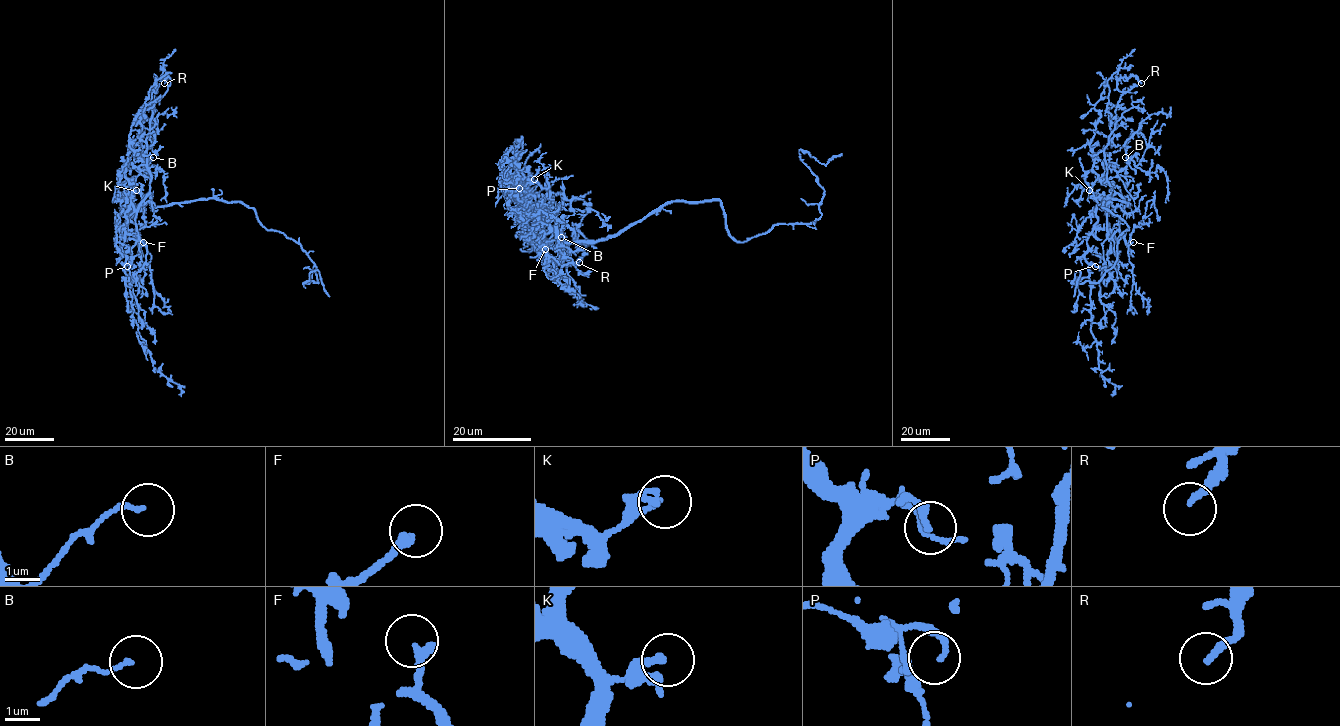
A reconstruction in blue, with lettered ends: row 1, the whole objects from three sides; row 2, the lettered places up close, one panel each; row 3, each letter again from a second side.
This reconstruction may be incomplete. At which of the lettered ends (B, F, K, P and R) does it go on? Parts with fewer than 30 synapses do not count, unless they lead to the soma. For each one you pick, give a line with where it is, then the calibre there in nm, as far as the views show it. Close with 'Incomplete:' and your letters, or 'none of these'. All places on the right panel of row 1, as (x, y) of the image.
F: place (1133, 242); calibre 280 nm
R: place (1141, 83); calibre 200 nm
Incomplete: F, R

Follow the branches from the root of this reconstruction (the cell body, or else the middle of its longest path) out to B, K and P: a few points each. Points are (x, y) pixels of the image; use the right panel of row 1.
B: (1128, 203), (1107, 178), (1107, 165), (1121, 171), (1129, 163), (1125, 157)
K: (1128, 203), (1129, 206), (1115, 194), (1104, 210), (1089, 190)
P: (1128, 203), (1129, 206), (1115, 194), (1106, 210), (1096, 205), (1098, 222), (1083, 256), (1095, 266)

